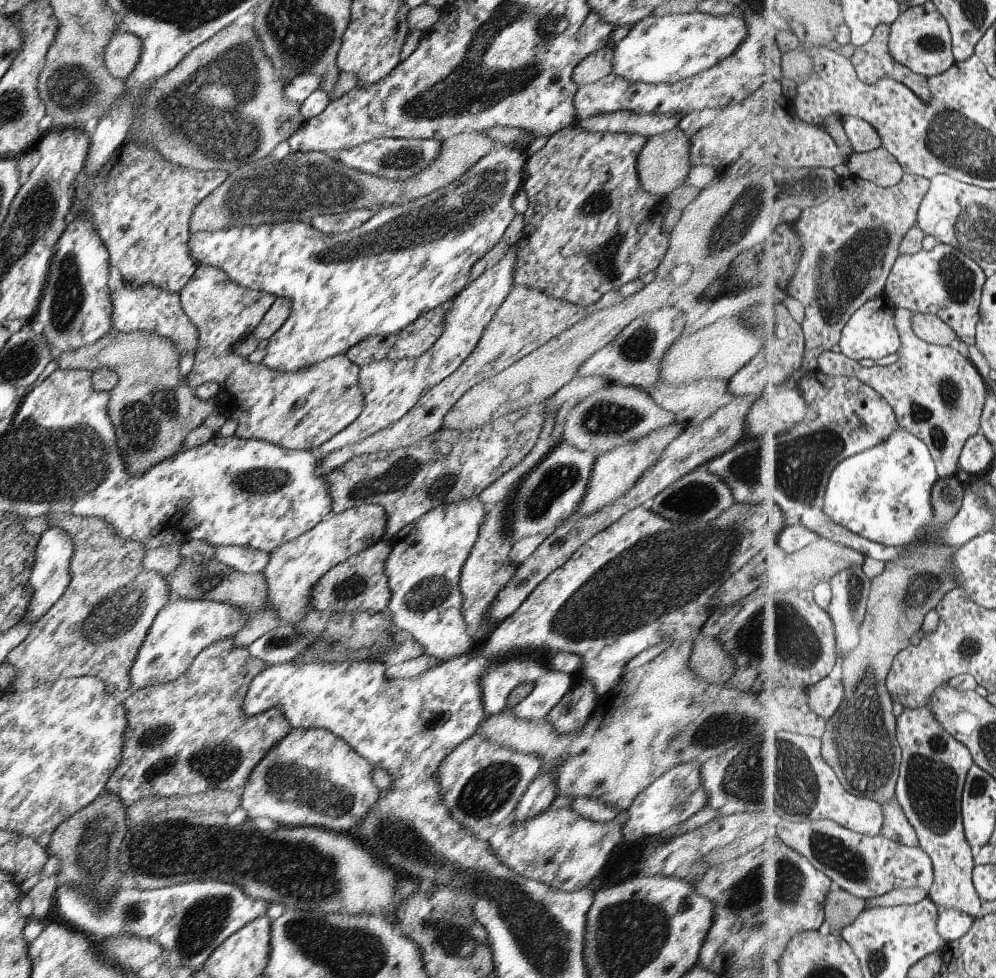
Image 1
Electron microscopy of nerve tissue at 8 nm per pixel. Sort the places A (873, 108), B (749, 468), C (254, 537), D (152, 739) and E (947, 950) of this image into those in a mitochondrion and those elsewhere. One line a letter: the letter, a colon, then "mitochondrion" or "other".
A: other
B: mitochondrion
C: other
D: mitochondrion
E: other

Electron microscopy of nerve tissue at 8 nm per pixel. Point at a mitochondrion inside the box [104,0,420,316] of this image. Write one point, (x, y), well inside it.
(233, 132)

